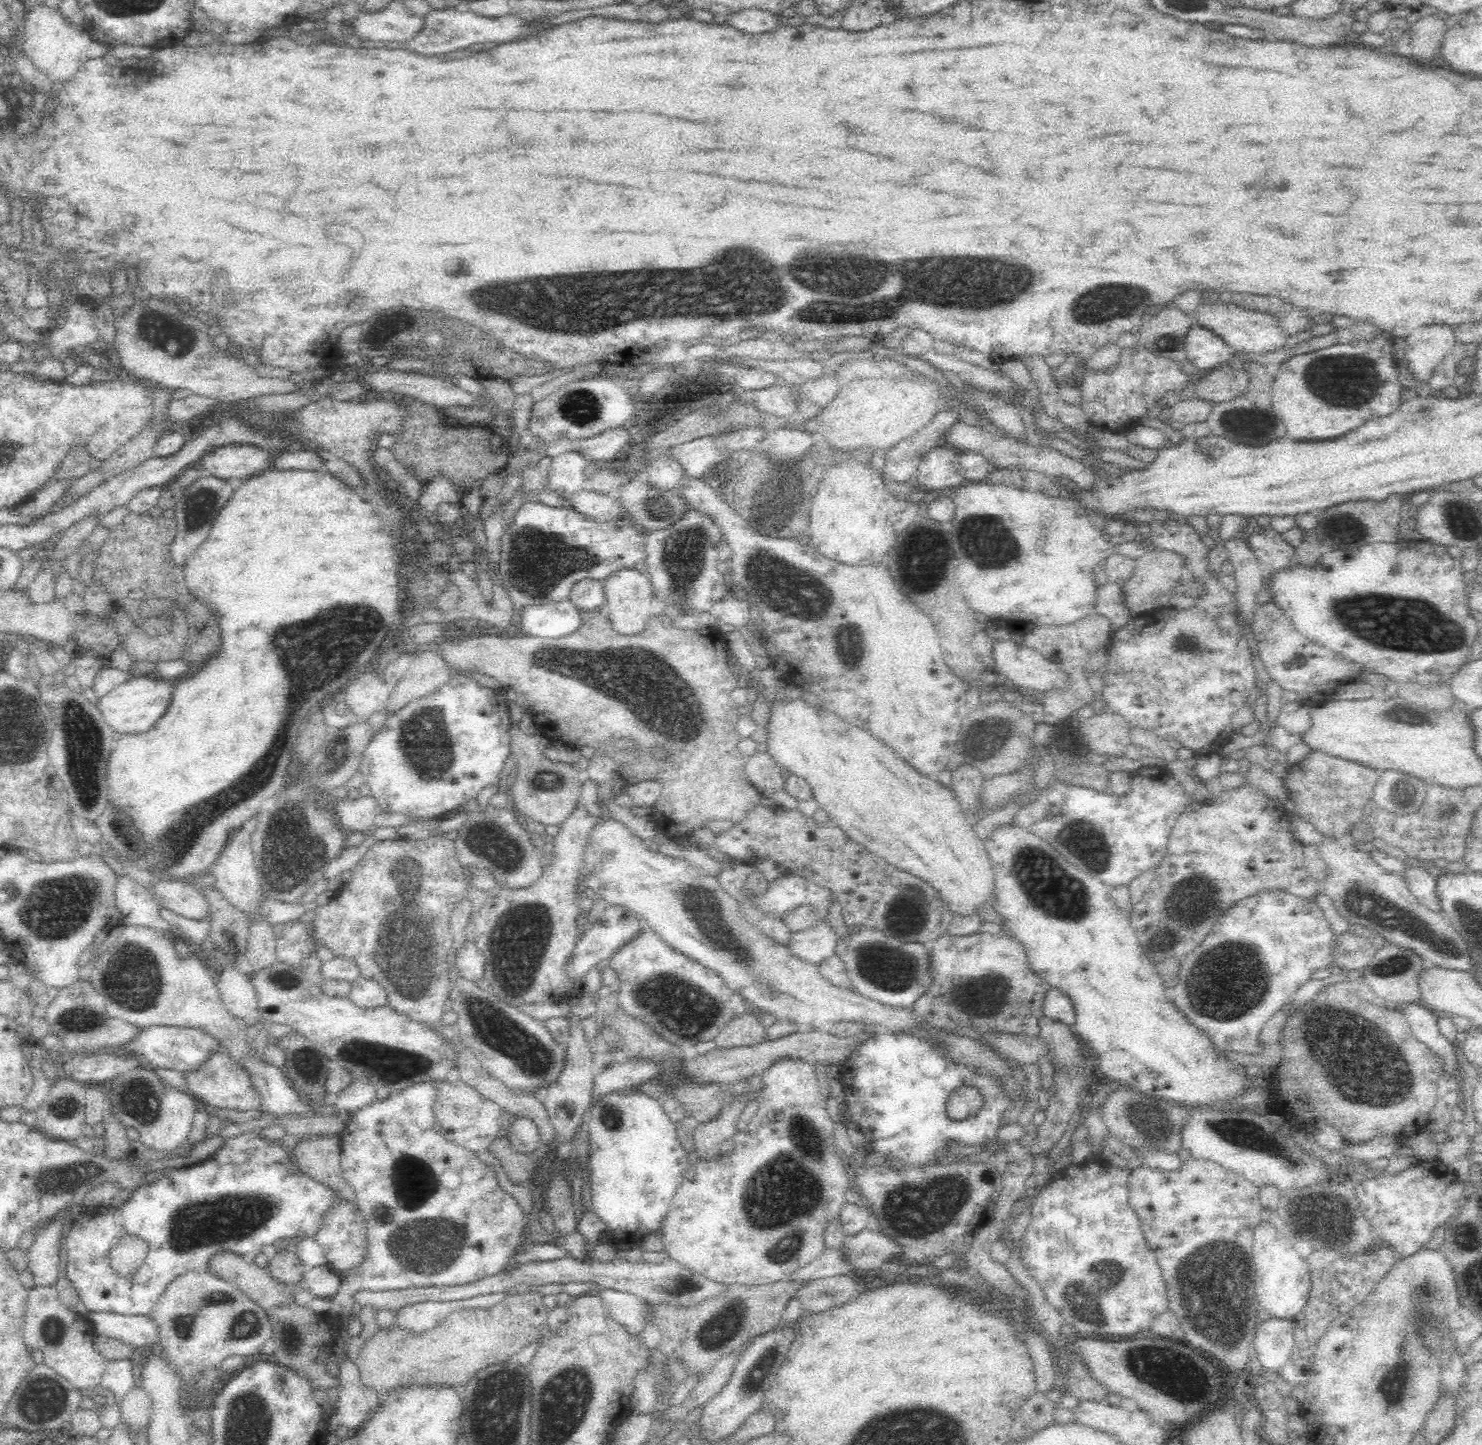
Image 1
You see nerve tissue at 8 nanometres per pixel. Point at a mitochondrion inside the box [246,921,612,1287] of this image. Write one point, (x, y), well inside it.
(427, 1246)

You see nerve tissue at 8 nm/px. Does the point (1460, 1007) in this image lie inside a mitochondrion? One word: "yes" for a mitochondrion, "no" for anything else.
no

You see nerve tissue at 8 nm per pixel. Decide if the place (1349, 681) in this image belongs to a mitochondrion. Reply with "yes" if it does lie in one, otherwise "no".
no

